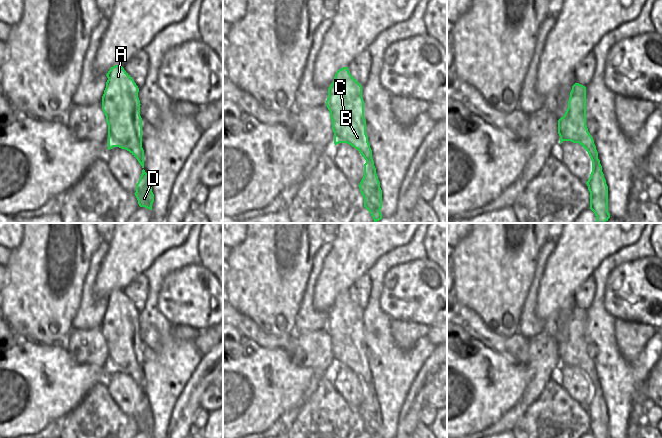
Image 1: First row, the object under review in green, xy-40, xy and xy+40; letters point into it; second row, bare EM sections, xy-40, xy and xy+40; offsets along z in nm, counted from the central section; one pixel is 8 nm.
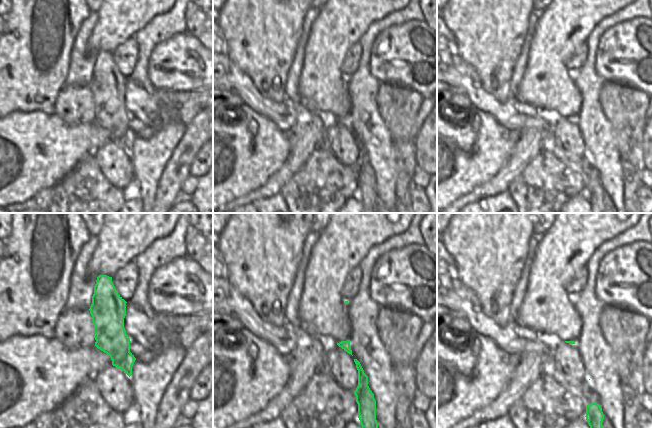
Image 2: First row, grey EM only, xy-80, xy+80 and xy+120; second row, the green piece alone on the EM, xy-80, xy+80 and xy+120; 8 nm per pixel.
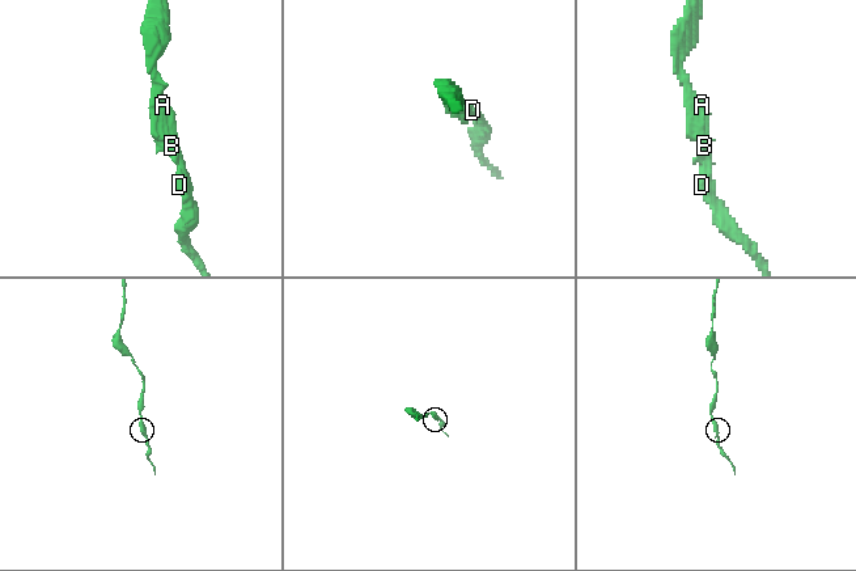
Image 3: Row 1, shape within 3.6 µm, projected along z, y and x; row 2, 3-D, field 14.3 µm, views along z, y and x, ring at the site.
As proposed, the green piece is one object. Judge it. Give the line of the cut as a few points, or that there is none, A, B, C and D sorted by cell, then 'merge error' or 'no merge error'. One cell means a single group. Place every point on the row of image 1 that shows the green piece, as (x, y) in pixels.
cut none; groups A B C D; no merge error

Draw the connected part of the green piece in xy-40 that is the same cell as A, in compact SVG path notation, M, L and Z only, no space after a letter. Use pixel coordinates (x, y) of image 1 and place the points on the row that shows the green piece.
M115 65L106 74L108 80L102 96L102 110L108 124L108 150L119 147L129 151L144 168L142 148L142 118L140 116L139 88L122 66Z

